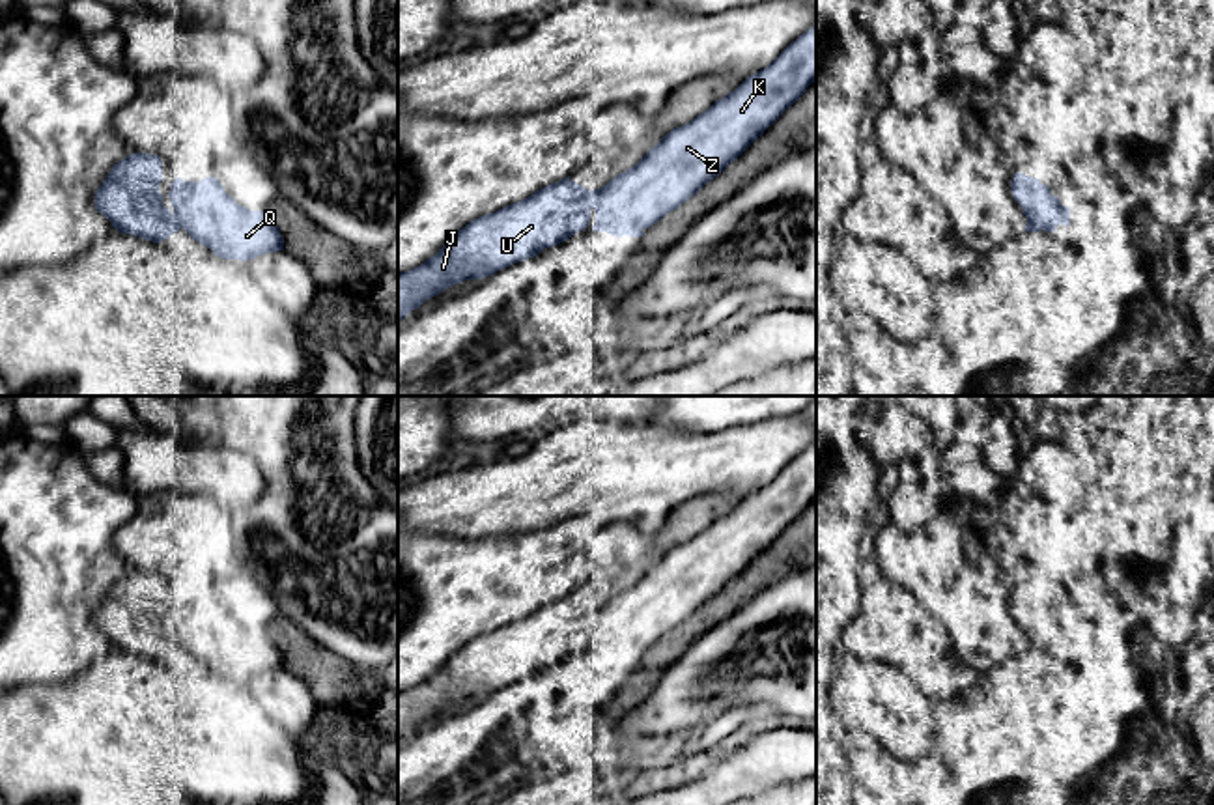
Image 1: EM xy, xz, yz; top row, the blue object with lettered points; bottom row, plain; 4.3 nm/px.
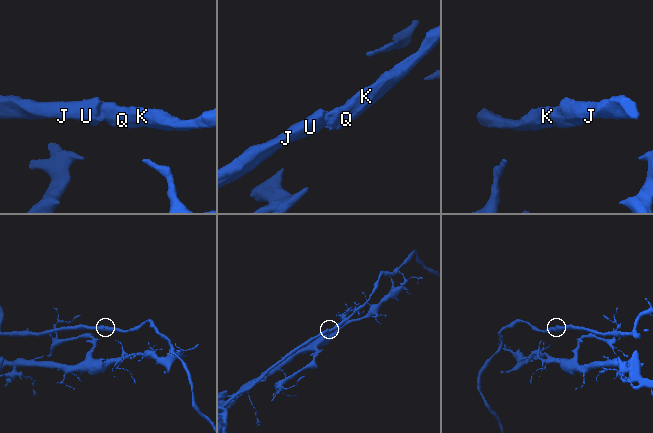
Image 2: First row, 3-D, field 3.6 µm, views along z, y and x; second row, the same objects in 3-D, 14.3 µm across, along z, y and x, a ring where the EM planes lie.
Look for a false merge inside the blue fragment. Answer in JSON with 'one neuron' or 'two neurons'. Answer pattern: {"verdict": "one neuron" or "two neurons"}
{"verdict": "one neuron"}

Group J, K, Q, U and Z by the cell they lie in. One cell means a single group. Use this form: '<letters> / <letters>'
J K Q U Z

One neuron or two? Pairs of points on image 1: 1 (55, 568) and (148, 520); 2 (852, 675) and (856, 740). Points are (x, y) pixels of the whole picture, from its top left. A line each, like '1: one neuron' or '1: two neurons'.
1: two neurons
2: two neurons

